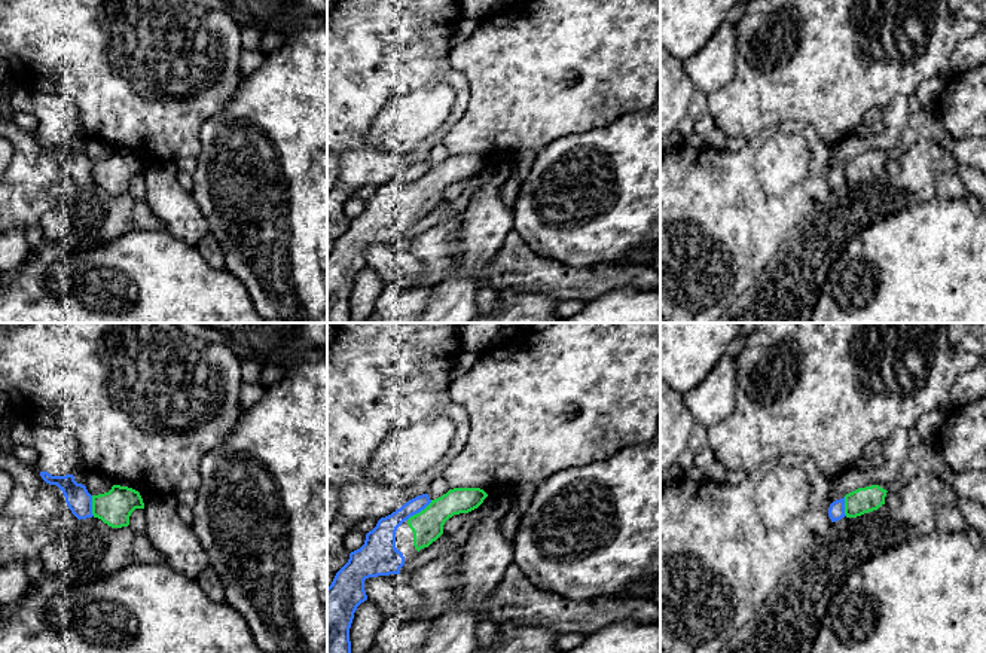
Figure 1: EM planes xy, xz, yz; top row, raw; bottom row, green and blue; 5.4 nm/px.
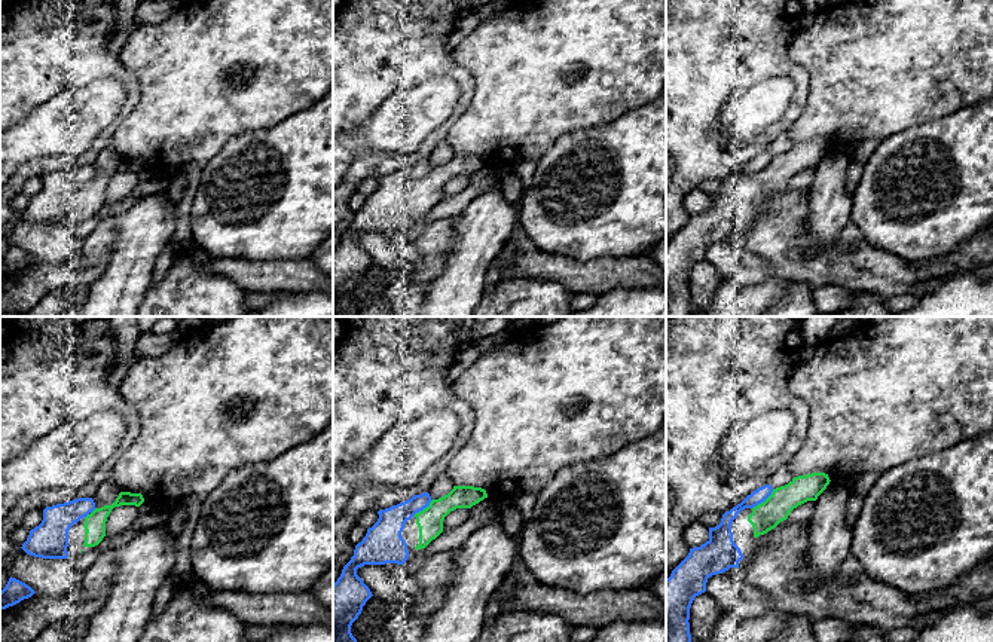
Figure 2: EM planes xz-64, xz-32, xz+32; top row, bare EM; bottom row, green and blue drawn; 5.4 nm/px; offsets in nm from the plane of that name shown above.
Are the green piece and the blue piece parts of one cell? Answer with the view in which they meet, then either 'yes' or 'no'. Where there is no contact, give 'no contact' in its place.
meets green in xz; yes

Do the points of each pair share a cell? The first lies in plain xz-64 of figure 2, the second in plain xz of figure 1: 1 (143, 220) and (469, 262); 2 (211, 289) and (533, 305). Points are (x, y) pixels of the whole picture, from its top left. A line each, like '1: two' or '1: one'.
1: one
2: one

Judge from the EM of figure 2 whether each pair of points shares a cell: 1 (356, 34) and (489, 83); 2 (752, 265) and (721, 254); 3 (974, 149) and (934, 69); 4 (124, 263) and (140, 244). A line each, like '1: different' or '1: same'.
1: different
2: same
3: different
4: same

